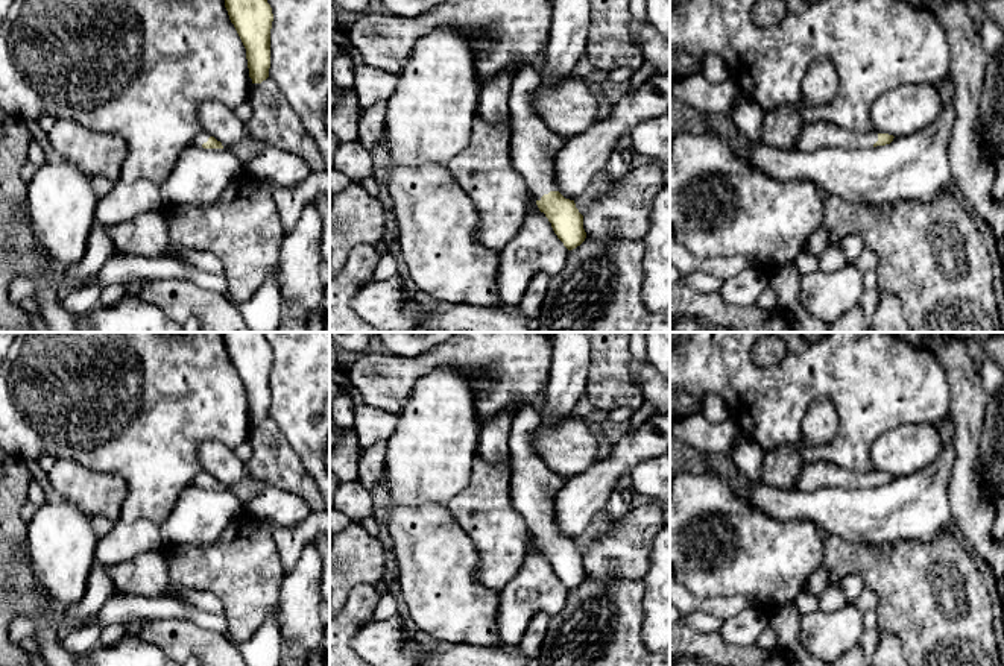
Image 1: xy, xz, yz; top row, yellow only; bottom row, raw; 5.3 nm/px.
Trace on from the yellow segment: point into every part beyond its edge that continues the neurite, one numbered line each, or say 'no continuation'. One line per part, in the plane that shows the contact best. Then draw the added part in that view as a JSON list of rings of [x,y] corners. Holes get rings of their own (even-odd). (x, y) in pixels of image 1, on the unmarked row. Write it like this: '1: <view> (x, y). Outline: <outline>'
1: xz (533, 487). Outline: [[[538,404],[516,411],[509,435],[510,499],[524,517],[533,539],[557,531],[554,499],[567,479],[554,473],[533,448],[533,432],[541,426]]]

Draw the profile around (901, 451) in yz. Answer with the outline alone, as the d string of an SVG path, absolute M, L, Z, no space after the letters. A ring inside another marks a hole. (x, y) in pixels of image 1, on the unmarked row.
M936 423L901 425L873 441L870 463L876 473L910 475L934 461L945 443Z

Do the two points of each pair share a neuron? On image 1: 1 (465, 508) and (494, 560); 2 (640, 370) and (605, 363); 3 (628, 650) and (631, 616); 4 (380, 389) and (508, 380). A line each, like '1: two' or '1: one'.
1: one
2: two
3: one
4: one

